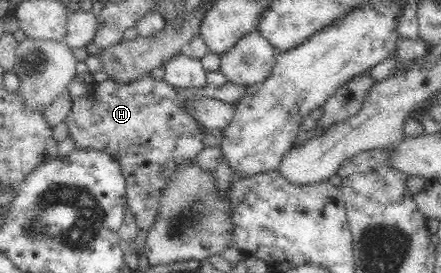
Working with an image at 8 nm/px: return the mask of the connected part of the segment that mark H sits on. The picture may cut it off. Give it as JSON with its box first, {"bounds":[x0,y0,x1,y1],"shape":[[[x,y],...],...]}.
{"bounds":[64,74,247,232],"shape":[[[149,74],[125,85],[119,85],[113,80],[101,83],[94,82],[85,93],[71,98],[70,109],[64,122],[67,125],[68,137],[73,140],[75,150],[105,152],[107,156],[119,164],[126,185],[126,207],[135,216],[139,229],[148,232],[155,225],[155,221],[159,219],[161,197],[163,197],[165,187],[173,179],[175,169],[179,165],[191,163],[204,148],[207,131],[204,130],[199,120],[187,110],[185,103],[207,98],[236,104],[243,97],[245,91],[247,91],[247,86],[234,84],[229,80],[219,87],[207,83],[198,88],[180,88],[172,86],[163,79],[153,79]]]}

